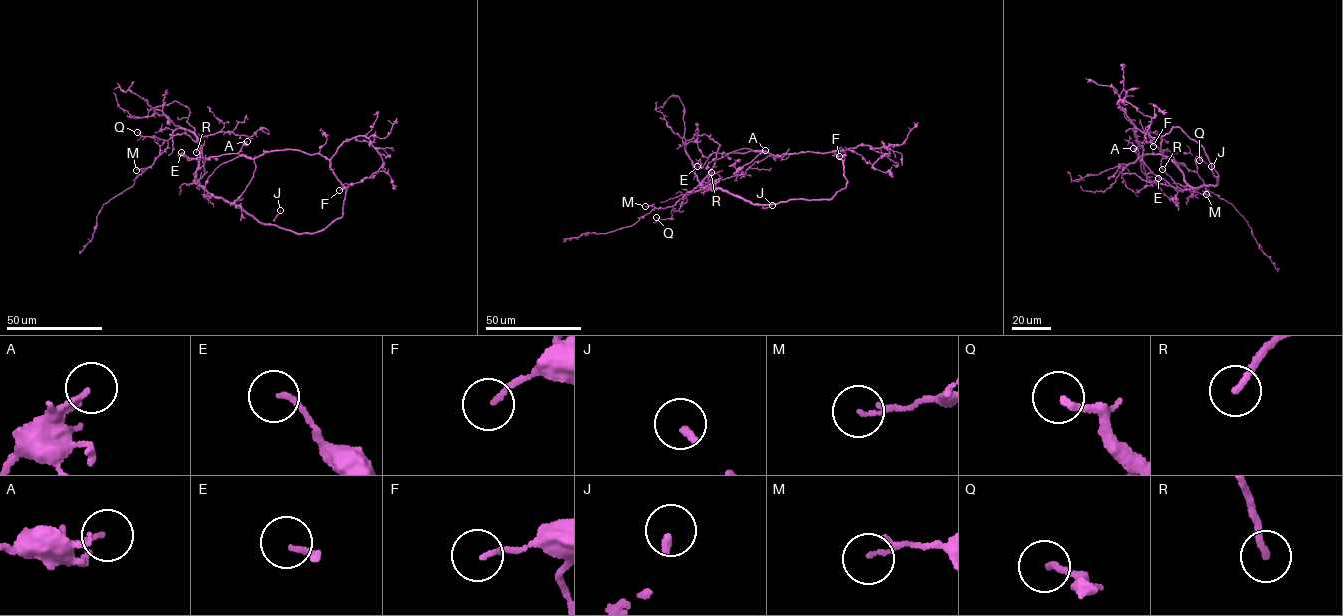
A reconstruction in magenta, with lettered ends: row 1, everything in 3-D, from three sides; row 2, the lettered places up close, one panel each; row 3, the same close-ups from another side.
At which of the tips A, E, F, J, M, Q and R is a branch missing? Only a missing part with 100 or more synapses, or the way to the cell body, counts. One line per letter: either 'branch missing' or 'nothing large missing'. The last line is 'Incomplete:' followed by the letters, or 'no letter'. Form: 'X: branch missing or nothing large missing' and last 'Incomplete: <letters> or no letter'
A: nothing large missing
E: nothing large missing
F: nothing large missing
J: branch missing
M: nothing large missing
Q: nothing large missing
R: nothing large missing
Incomplete: J

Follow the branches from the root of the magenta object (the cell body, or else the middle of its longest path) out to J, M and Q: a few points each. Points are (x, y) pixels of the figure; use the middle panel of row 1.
J: (758, 204), (763, 208), (772, 205)
M: (758, 204), (721, 189), (702, 187), (710, 188), (714, 180), (688, 192), (671, 206), (645, 206)
Q: (758, 204), (721, 189), (702, 187), (710, 188), (714, 180), (686, 194), (673, 206), (670, 218), (656, 217)

